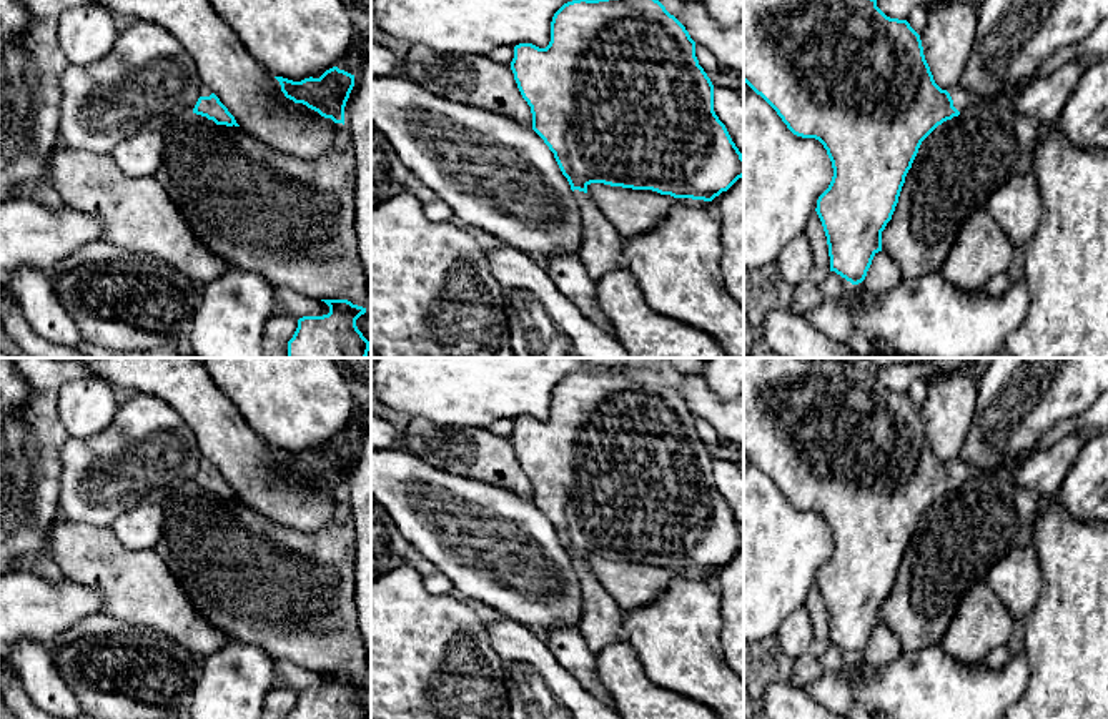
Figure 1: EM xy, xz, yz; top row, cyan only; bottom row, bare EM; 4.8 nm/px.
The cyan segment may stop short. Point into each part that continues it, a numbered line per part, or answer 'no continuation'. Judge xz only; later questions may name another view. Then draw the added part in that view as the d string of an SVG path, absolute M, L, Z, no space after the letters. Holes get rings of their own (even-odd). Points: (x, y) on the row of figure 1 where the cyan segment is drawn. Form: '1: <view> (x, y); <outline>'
1: xz (603, 248); M574 190L584 225L579 258L597 283L611 271L624 268L624 238L594 205L589 193Z

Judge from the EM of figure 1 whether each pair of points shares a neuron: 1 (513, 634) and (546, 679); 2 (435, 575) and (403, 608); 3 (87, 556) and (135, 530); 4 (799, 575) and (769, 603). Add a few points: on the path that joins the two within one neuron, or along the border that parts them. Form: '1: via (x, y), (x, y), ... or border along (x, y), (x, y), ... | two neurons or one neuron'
1: via (518, 646), (534, 668) | one neuron
2: border along (388, 571), (411, 566), (430, 591), (448, 595) | two neurons
3: border along (108, 526), (128, 548), (152, 550) | two neurons
4: via (792, 580), (776, 596) | one neuron

